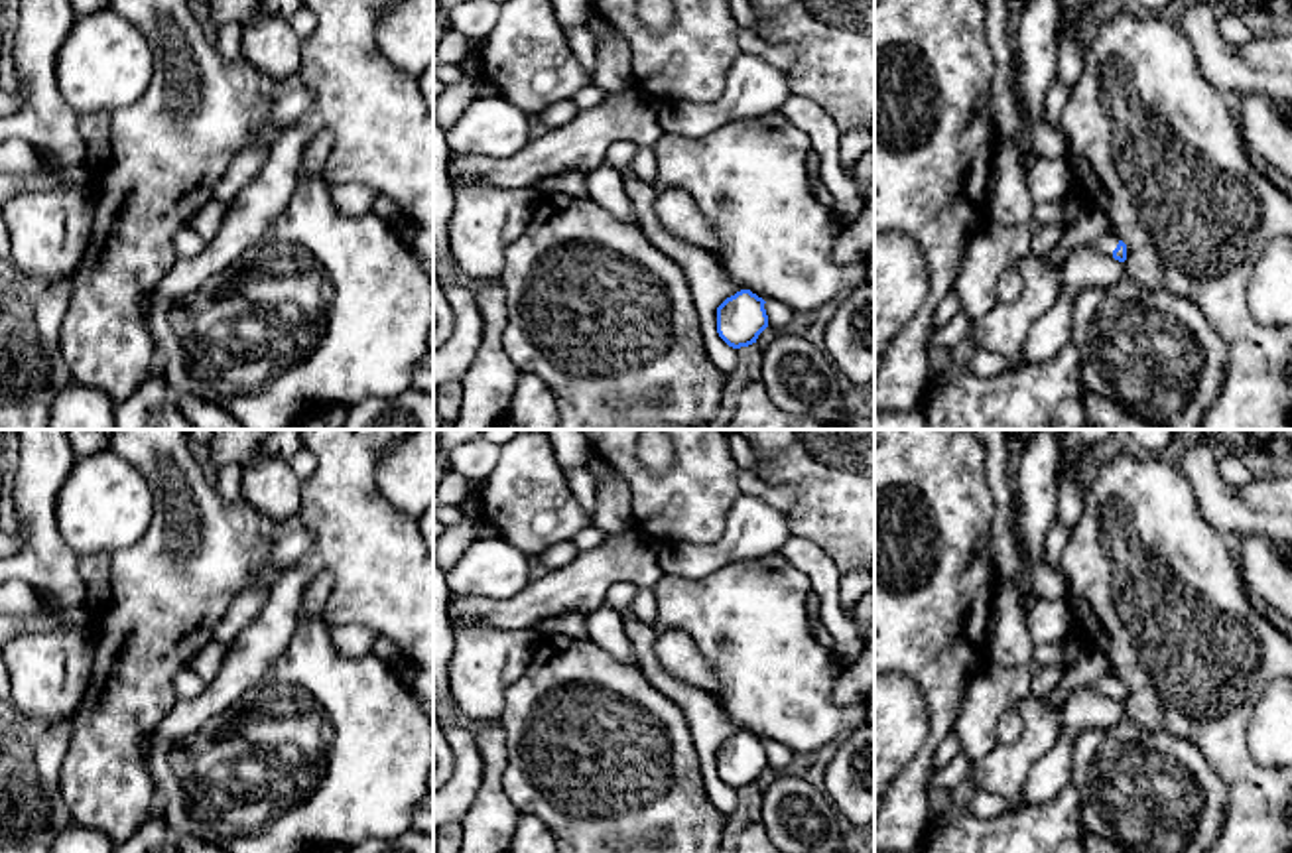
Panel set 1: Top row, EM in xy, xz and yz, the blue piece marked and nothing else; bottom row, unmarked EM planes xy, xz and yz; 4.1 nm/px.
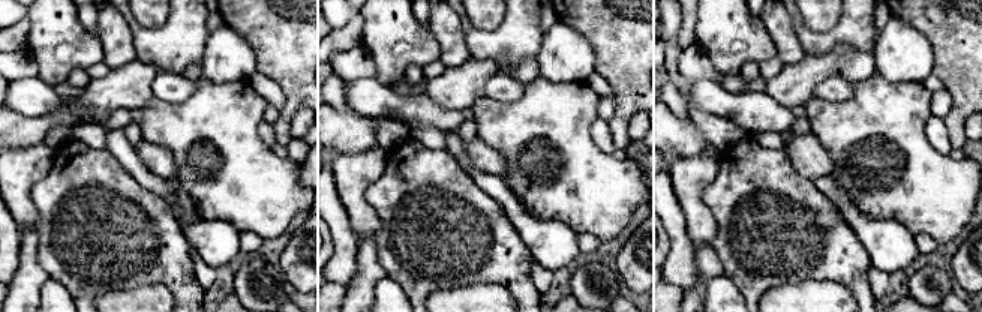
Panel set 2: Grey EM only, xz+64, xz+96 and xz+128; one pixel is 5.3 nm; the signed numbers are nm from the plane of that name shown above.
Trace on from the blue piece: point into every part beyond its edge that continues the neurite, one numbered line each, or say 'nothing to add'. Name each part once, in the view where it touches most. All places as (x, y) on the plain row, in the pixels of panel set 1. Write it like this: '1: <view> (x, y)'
1: yz (1105, 684)

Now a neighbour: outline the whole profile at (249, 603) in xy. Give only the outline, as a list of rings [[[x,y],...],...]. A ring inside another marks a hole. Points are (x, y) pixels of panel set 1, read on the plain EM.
[[[264,583],[260,587],[242,589],[230,603],[225,617],[213,628],[215,642],[230,644],[260,613],[274,585]]]

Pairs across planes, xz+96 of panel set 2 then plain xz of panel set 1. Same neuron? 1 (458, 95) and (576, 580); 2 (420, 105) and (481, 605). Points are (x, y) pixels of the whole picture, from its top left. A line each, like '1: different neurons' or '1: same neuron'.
1: same neuron
2: different neurons

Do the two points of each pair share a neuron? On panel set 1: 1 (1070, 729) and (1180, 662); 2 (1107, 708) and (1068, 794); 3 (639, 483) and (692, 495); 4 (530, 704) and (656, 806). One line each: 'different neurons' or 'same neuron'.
1: different neurons
2: different neurons
3: same neuron
4: same neuron

